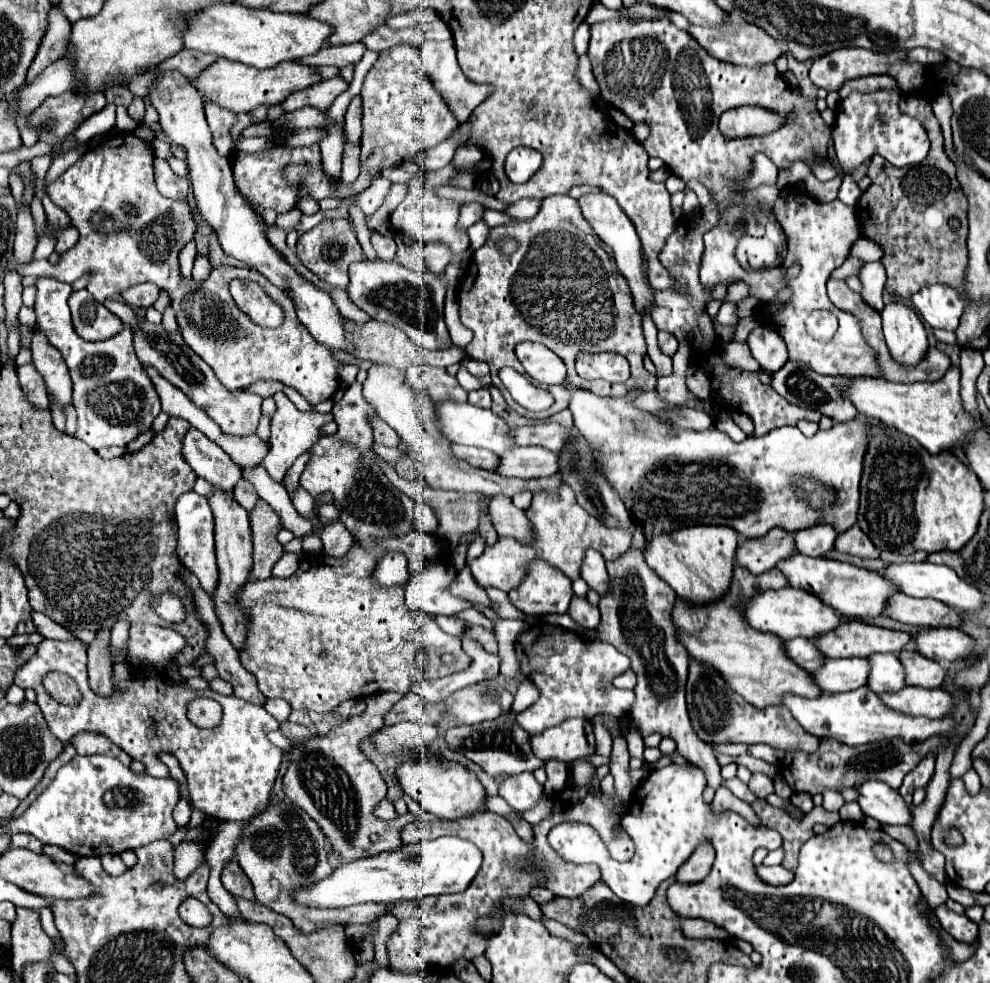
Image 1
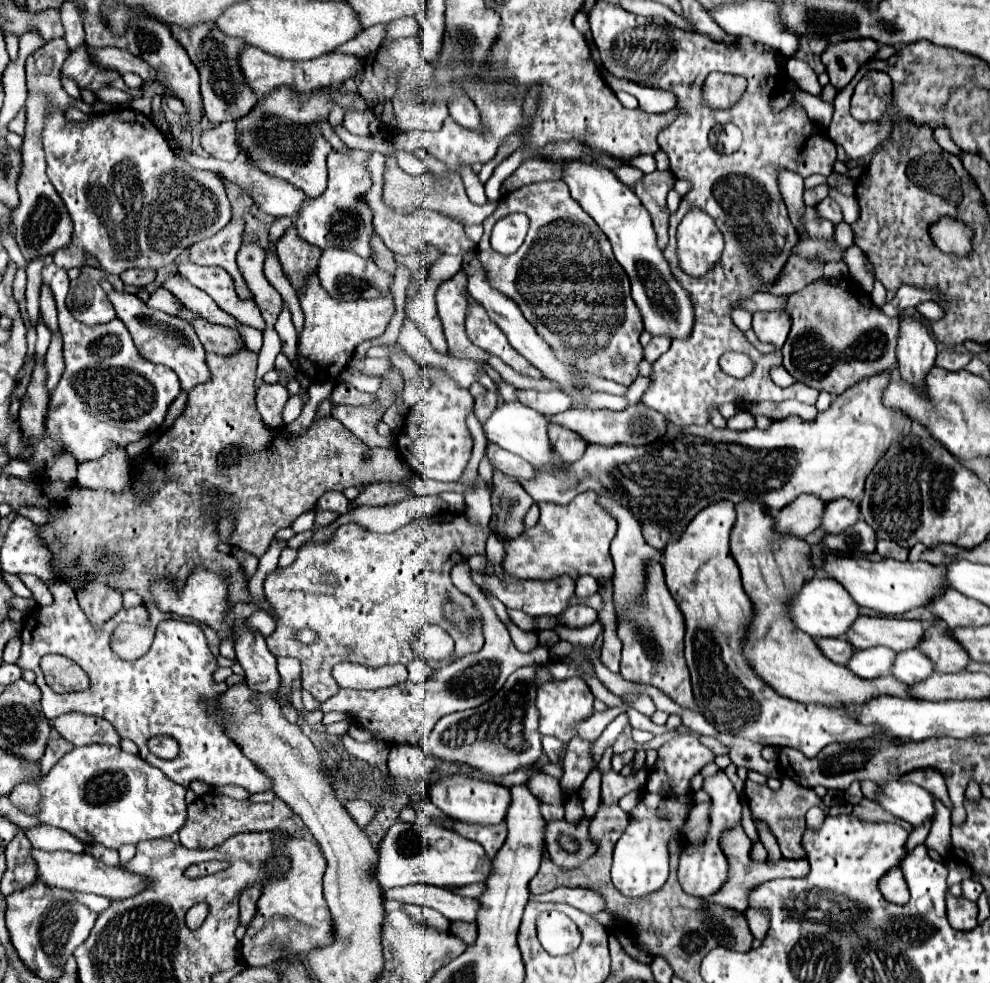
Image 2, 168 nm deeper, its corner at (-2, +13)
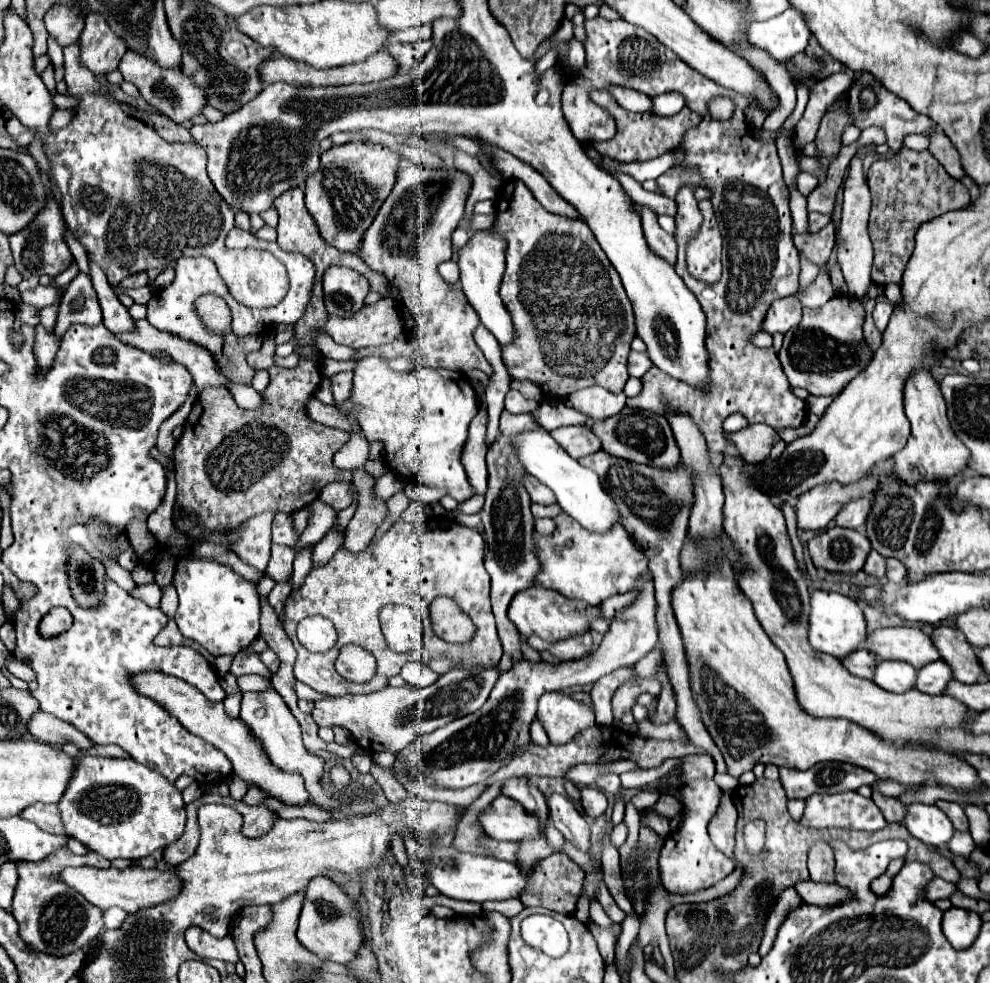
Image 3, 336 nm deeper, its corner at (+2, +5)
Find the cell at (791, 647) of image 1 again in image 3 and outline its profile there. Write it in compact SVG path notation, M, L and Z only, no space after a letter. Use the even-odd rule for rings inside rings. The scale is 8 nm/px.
M858 648L854 650L852 654L848 654L844 660L842 660L842 666L852 672L854 676L858 678L872 678L872 672L874 672L874 664L880 662L876 660L876 656L872 656L872 652L868 652L866 648Z

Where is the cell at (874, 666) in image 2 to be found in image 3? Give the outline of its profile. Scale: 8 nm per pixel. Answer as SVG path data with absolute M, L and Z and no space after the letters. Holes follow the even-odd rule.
M886 660L886 662L876 664L872 682L876 682L884 690L906 692L906 690L914 688L916 668L912 668L910 664L900 664L896 660Z

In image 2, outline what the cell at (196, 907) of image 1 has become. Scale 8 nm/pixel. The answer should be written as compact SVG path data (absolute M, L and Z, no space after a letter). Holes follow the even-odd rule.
M196 904L196 906L192 906L192 908L188 910L188 914L186 914L186 926L188 926L190 930L200 928L200 924L202 924L204 918L206 918L206 914L208 914L208 906L206 906L206 904Z

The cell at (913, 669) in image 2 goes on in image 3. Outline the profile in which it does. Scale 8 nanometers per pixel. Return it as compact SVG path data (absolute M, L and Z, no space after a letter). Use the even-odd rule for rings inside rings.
M936 660L934 664L926 664L916 674L916 688L924 694L940 694L946 684L952 680L952 670L948 670L948 664L942 660Z

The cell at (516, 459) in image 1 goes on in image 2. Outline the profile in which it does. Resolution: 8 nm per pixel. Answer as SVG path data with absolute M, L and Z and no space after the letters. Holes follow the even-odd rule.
M550 424L548 436L556 454L568 462L576 462L588 448L586 440L580 440L580 436L576 436L576 432L568 432L568 428L560 428L560 424Z

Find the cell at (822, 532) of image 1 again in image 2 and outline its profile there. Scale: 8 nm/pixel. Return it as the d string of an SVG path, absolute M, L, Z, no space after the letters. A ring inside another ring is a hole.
M832 500L822 516L822 530L824 534L840 534L844 528L856 524L860 518L858 502L854 500Z

